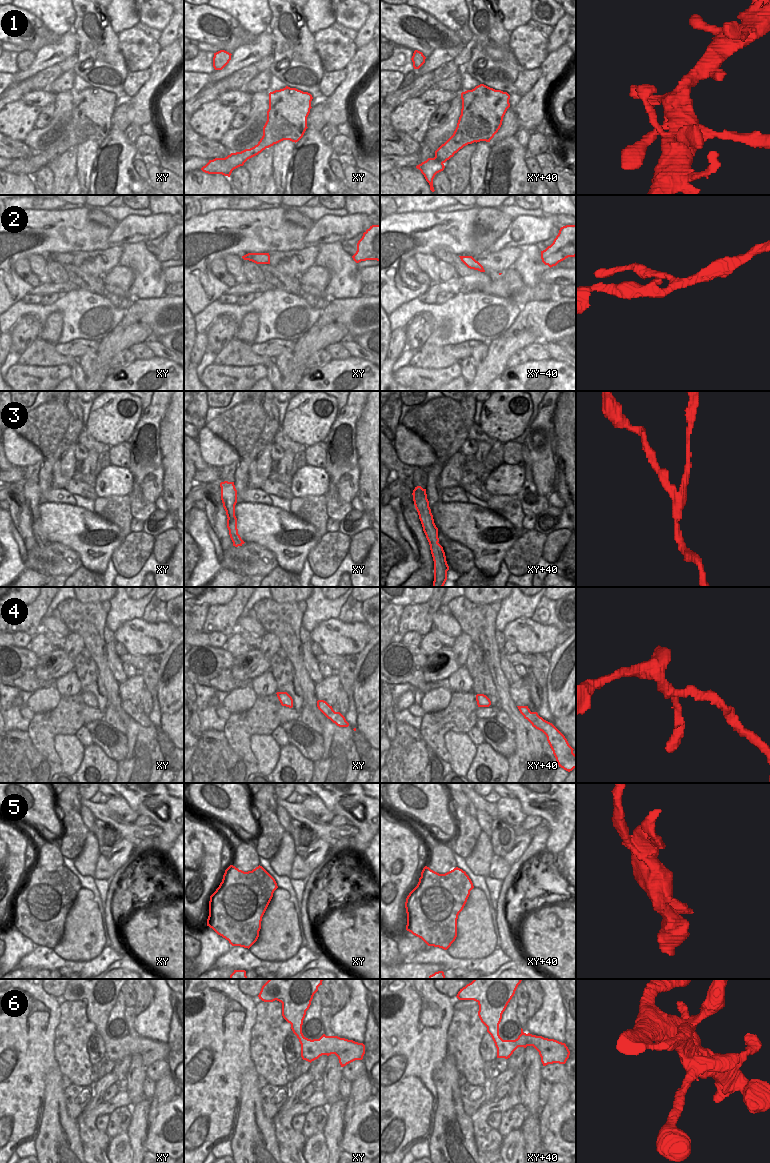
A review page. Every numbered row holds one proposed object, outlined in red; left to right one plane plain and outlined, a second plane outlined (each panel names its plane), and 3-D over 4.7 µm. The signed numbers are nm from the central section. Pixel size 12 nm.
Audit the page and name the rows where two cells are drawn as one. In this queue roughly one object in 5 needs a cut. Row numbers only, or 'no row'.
3, 5

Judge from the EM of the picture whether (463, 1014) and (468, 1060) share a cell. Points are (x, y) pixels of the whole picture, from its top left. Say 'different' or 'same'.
same

